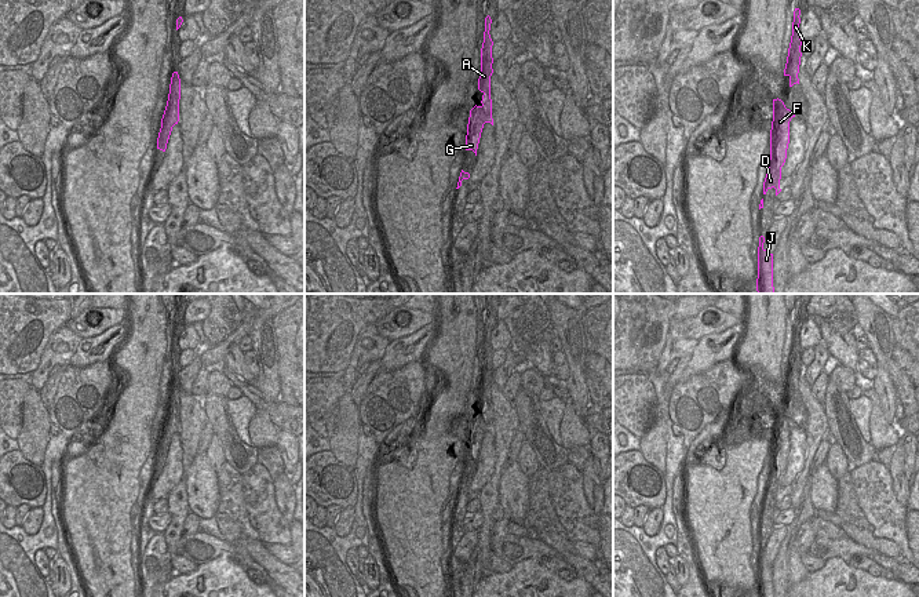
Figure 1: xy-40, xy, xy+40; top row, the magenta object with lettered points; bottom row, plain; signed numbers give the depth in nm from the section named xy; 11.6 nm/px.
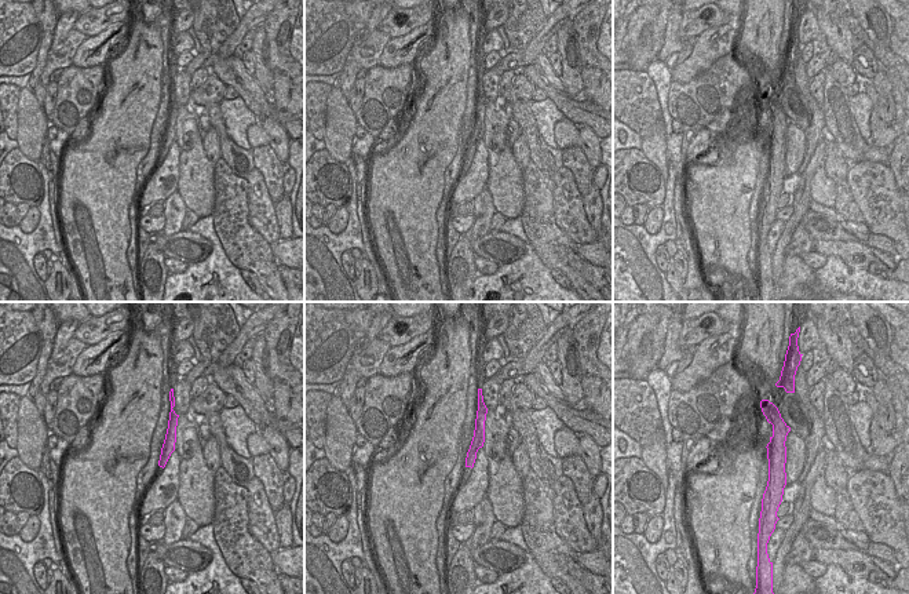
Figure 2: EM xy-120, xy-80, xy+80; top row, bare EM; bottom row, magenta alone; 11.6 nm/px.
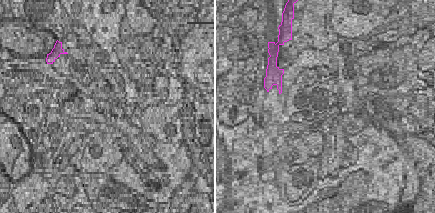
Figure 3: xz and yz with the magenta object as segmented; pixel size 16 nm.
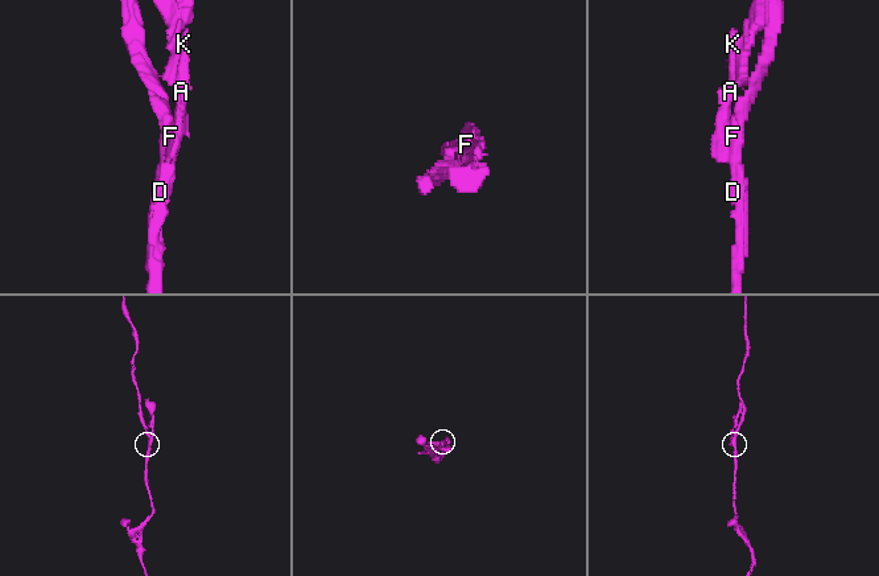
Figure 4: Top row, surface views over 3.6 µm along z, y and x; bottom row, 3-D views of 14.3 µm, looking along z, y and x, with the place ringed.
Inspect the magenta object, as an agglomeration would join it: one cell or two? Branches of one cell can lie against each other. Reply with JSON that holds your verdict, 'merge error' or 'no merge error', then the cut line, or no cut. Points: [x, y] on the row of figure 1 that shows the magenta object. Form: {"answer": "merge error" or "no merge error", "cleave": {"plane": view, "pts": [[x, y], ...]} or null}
{"answer": "merge error", "cleave": {"plane": "xy-40", "pts": [[167, 102], [170, 116], [161, 128]]}}

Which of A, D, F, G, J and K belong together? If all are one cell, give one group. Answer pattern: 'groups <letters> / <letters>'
groups A K / D F G J

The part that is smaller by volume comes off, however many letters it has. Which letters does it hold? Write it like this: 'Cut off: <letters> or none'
Cut off: A, K

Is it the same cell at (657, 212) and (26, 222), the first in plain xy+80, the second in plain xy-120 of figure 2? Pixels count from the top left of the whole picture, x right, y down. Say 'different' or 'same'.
same

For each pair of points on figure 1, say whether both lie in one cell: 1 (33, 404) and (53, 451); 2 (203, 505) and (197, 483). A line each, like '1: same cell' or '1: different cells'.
1: different cells
2: same cell

